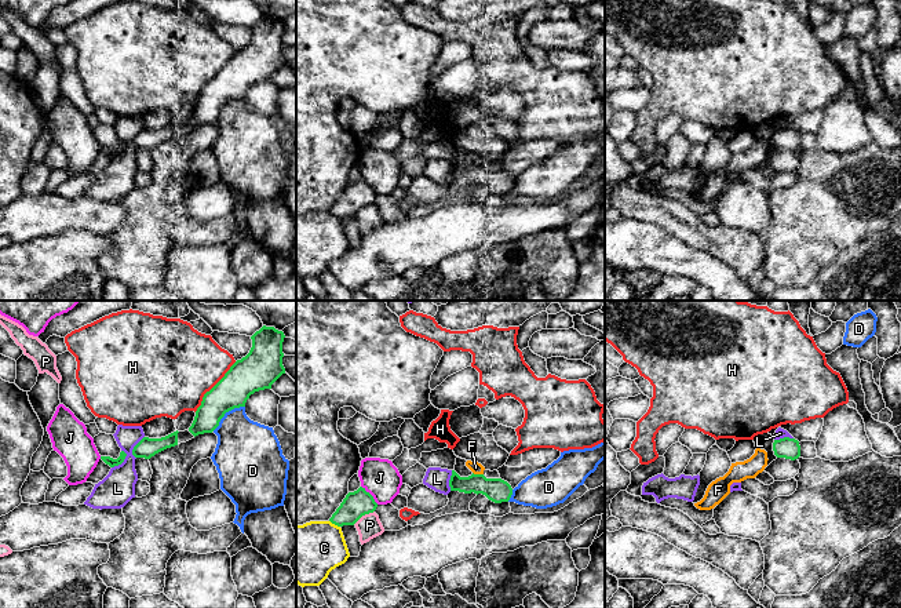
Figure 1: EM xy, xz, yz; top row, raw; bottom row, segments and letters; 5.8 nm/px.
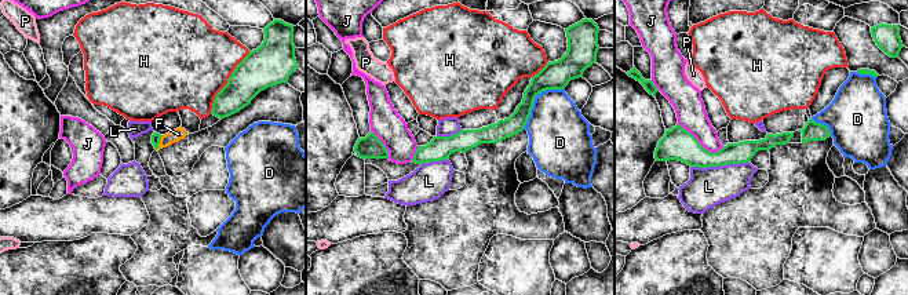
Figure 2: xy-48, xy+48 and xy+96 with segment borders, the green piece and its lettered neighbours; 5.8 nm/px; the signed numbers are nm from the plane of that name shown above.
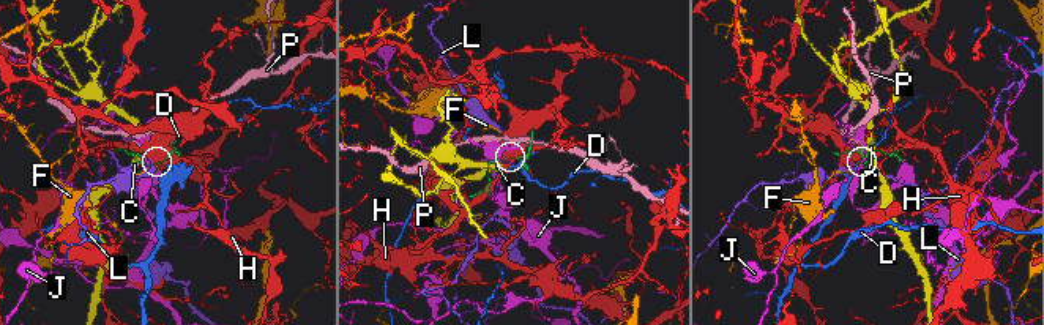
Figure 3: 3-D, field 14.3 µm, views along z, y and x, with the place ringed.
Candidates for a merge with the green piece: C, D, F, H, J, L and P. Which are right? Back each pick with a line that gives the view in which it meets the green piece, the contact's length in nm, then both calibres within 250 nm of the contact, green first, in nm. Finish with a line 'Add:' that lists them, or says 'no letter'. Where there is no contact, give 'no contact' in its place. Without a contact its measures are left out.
Add: no letter

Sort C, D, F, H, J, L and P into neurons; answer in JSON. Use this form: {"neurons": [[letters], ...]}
{"neurons": [["C"], ["D"], ["F"], ["H"], ["J"], ["L"], ["P"]]}

